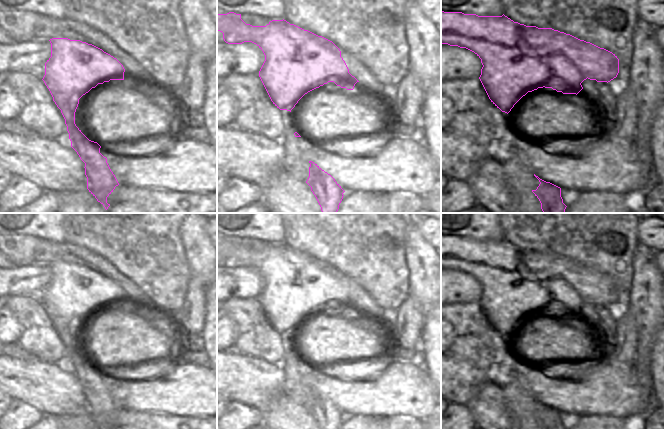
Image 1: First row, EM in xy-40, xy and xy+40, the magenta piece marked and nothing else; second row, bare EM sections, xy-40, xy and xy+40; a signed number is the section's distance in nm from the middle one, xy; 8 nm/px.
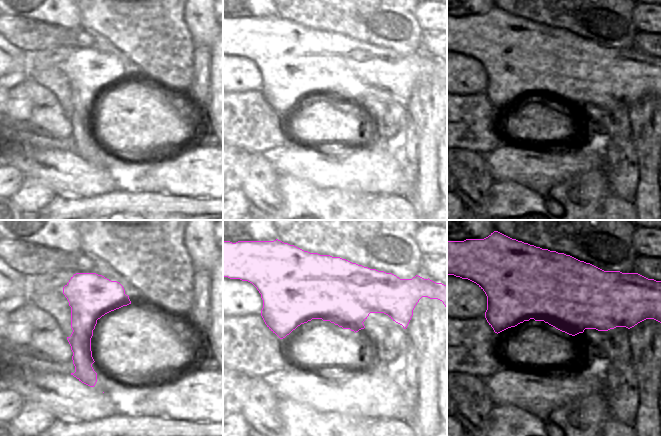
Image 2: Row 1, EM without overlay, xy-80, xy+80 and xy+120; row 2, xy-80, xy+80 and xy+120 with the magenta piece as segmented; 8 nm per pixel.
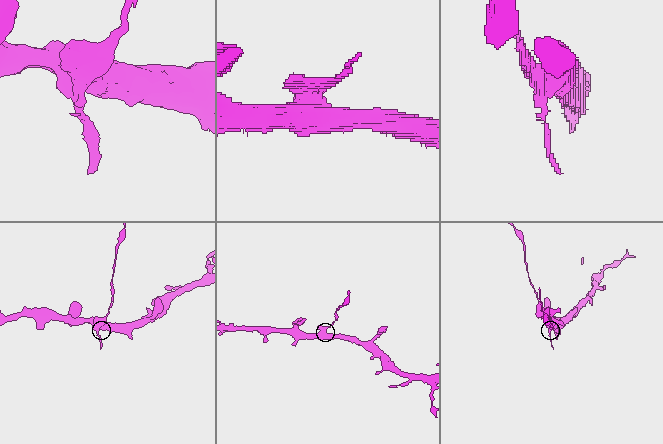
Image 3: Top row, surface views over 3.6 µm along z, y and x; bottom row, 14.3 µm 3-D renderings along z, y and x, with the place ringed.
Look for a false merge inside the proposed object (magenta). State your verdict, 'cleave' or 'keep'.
cleave

